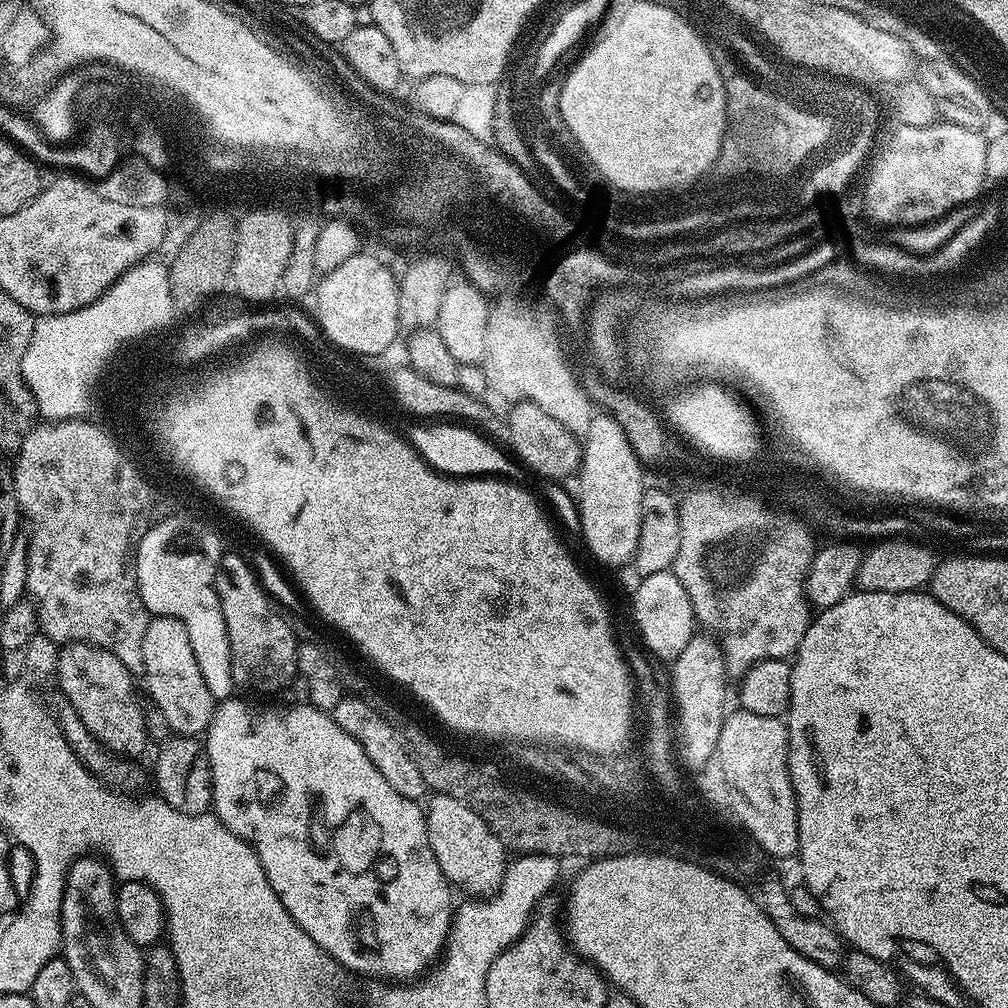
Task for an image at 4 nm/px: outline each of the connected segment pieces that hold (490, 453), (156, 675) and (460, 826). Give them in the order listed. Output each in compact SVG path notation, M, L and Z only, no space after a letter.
M430 422L428 426L412 426L407 431L405 430L405 439L411 444L413 448L419 453L421 457L432 468L442 473L443 475L450 475L454 478L484 478L487 476L497 476L500 478L514 478L519 470L517 463L509 456L509 458L490 441L484 437L476 434L474 431L468 429L471 427L457 424L452 426L450 422Z
M152 616L146 626L146 635L142 642L142 662L144 671L142 679L152 695L151 703L162 712L173 733L181 736L199 737L207 733L208 723L212 721L214 701L202 673L198 670L198 658L194 658L194 646L190 646L190 634L186 634L186 626L178 622L178 618L169 616Z
M433 795L426 804L428 817L428 837L442 866L442 874L448 879L453 889L460 888L472 898L487 898L500 889L506 867L506 849L502 842L492 833L486 821L470 805L463 804L458 798Z

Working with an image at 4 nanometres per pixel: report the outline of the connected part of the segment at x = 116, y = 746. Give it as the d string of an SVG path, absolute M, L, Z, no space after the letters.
M65 644L59 649L54 676L55 679L60 679L59 691L72 703L86 730L90 730L90 734L94 734L94 738L98 738L98 742L102 742L105 748L125 758L137 758L136 756L142 755L150 748L145 709L140 708L139 702L136 701L136 684L132 681L135 680L134 673L126 670L126 666L118 662L114 654L93 644Z

